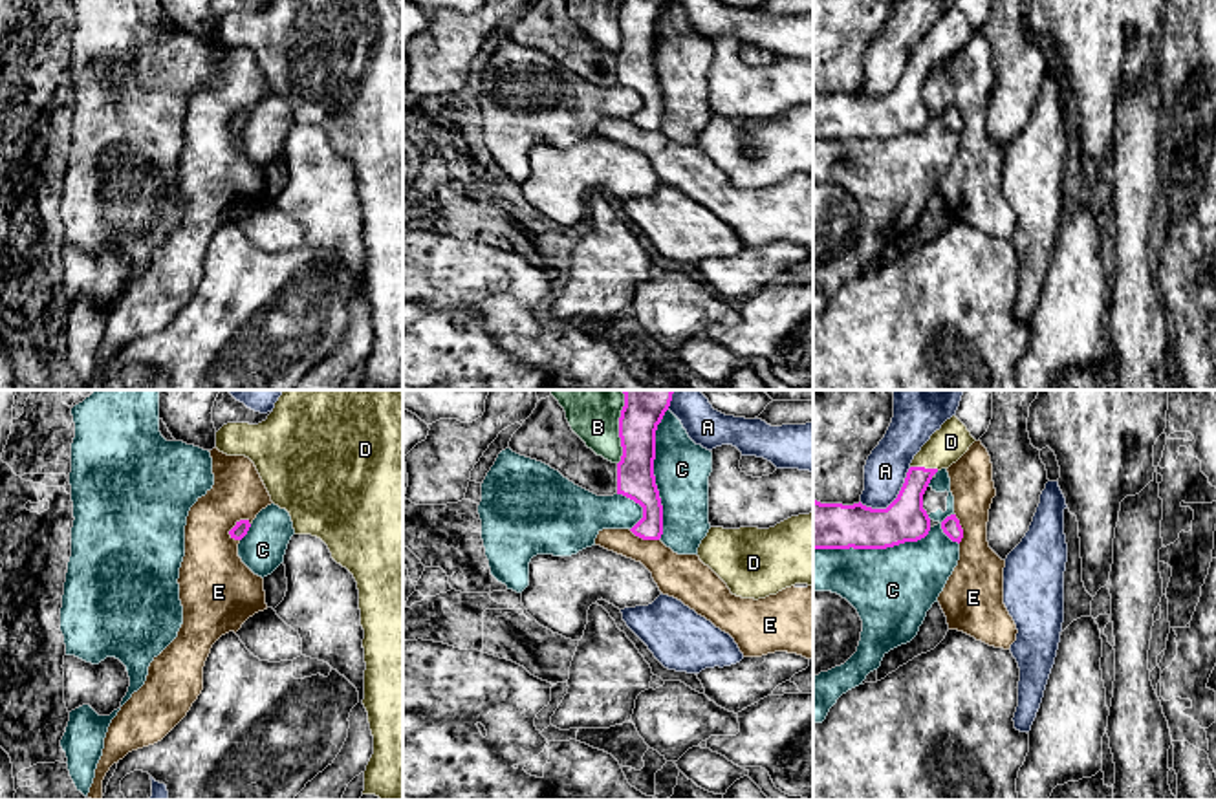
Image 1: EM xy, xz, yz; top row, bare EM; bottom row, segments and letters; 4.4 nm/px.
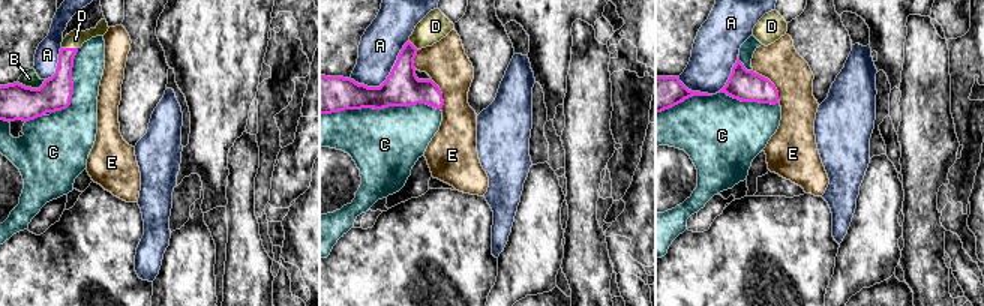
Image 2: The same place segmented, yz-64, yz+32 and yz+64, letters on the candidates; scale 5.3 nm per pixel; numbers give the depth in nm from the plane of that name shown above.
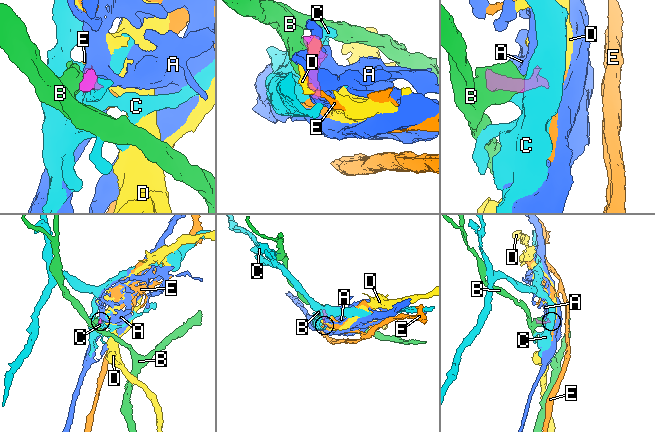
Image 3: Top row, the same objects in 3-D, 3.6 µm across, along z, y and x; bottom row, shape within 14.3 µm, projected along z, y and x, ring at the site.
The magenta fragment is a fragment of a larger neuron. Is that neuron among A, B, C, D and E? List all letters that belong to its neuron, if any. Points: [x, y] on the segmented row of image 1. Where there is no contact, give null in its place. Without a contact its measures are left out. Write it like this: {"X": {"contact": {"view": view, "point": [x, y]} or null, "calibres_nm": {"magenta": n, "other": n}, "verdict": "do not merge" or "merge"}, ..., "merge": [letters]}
{"A": {"contact": {"view": "yz", "point": [894, 500]}, "calibres_nm": {"magenta": 190, "other": 190}, "verdict": "do not merge"}, "B": {"contact": {"view": "xz", "point": [619, 427]}, "calibres_nm": {"magenta": 220, "other": 280}, "verdict": "do not merge"}, "C": {"contact": {"view": "xz", "point": [652, 475]}, "calibres_nm": {"magenta": 170, "other": 240}, "verdict": "do not merge"}, "D": {"contact": {"view": "yz", "point": [925, 469]}, "calibres_nm": {"magenta": 190, "other": 160}, "verdict": "merge"}, "E": {"contact": {"view": "xy", "point": [237, 524]}, "calibres_nm": {"magenta": 70, "other": 280}, "verdict": "do not merge"}, "merge": ["D"]}

